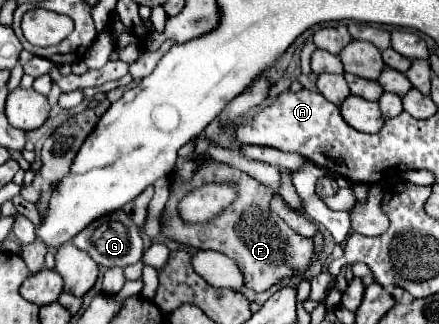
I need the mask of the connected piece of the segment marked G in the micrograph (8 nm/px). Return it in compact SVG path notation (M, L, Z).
M116 209L112 213L106 213L98 219L94 219L88 227L84 227L72 243L86 251L98 265L102 267L126 267L142 259L144 243L142 243L142 231L140 227L130 219L130 215L124 213L124 209Z

